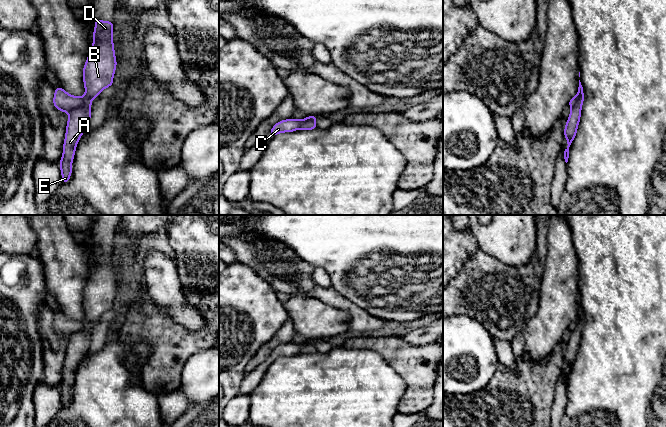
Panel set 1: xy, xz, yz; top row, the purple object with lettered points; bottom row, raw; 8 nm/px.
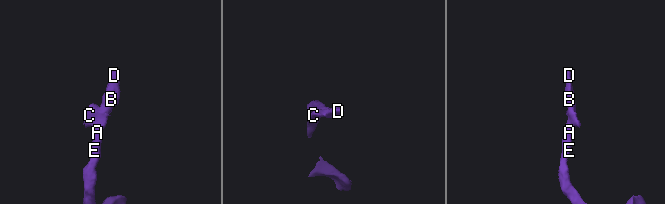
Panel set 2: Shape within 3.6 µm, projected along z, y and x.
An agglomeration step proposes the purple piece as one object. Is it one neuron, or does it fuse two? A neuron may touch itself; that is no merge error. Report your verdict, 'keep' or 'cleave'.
cleave

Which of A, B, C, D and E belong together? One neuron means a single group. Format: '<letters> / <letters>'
A B D E / C

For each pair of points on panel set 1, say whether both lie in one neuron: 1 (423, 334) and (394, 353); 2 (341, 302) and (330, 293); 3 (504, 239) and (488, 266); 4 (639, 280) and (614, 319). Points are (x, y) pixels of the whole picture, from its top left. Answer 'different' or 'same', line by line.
1: different
2: same
3: different
4: same

